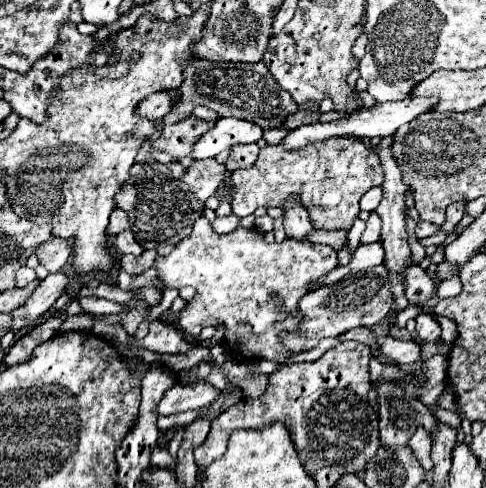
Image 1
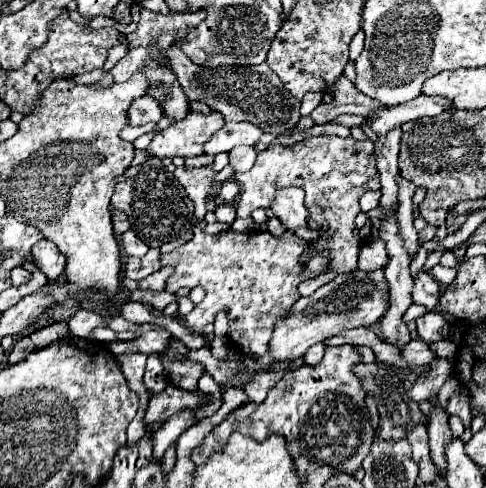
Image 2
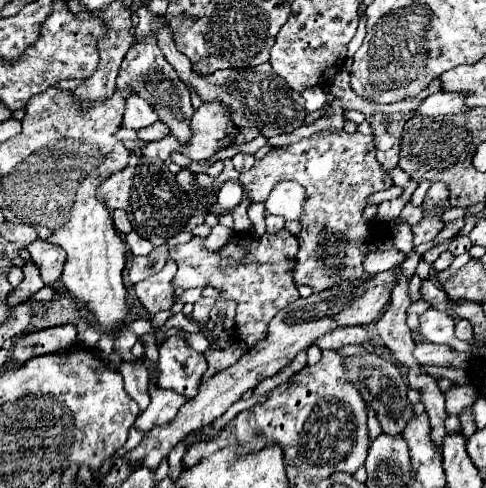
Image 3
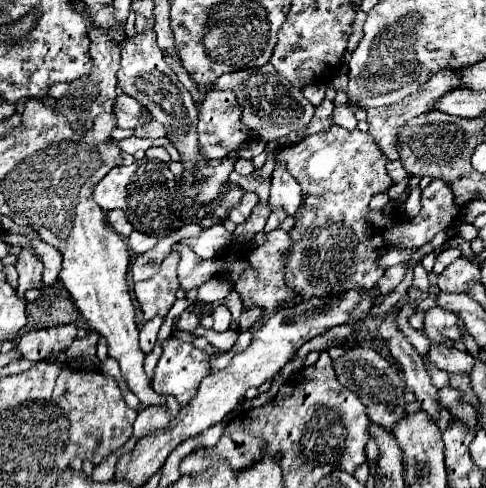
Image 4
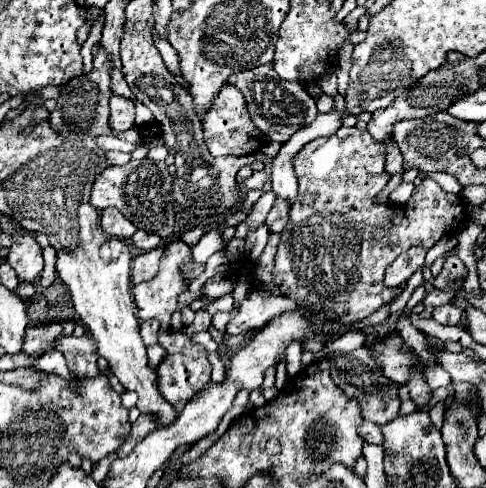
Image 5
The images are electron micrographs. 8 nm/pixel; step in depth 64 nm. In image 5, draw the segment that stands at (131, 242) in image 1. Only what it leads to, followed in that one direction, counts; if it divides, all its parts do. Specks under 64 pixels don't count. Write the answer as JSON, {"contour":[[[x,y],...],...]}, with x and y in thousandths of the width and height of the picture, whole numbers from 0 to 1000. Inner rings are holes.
{"contour":[[[284,471],[272,484],[272,496],[288,512],[313,512],[313,508],[321,508],[333,496],[333,488],[325,480],[313,480],[313,475],[300,475],[300,471]]]}

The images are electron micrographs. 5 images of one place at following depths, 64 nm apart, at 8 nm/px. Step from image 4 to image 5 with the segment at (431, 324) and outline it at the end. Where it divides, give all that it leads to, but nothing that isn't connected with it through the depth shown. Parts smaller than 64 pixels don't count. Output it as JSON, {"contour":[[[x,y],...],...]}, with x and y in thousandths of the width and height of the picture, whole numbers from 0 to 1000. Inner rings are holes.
{"contour":[[[918,623],[918,627],[901,627],[893,635],[893,656],[905,660],[905,664],[947,664],[951,660],[951,643],[955,635],[951,631],[938,631],[938,623]]]}

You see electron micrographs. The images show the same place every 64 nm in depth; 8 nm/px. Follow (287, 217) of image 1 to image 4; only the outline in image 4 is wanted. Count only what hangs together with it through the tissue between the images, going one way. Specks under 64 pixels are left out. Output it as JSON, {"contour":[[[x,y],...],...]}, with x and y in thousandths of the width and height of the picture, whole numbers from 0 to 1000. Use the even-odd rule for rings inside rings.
{"contour":[[[568,340],[560,357],[560,385],[556,385],[556,406],[551,406],[556,426],[584,426],[597,443],[609,439],[613,422],[621,418],[621,385],[605,369],[601,357],[584,340]]]}

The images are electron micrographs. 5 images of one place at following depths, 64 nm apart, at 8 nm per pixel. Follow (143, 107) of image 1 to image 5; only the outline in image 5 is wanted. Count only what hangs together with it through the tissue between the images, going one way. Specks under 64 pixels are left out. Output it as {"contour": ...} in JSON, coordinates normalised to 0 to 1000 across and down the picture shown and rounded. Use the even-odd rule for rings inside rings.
{"contour":[[[230,197],[226,205],[226,262],[239,270],[276,258],[276,209],[251,197]]]}

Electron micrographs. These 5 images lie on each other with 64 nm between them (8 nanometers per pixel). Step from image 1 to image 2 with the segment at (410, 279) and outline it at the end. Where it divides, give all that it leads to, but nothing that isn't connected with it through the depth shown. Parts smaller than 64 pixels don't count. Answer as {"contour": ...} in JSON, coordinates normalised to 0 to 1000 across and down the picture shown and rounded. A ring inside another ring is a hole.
{"contour":[[[864,557],[852,574],[852,598],[848,615],[856,623],[877,627],[881,635],[893,635],[905,623],[905,582],[877,557]]]}

